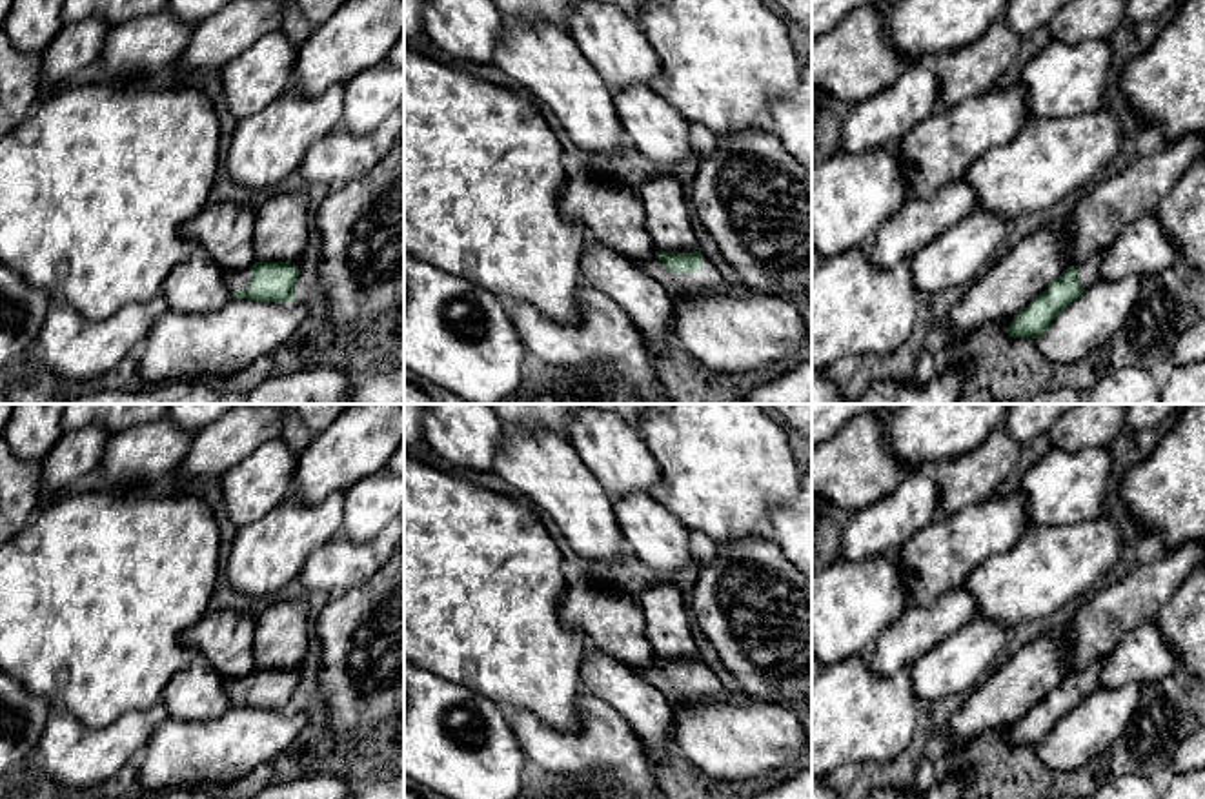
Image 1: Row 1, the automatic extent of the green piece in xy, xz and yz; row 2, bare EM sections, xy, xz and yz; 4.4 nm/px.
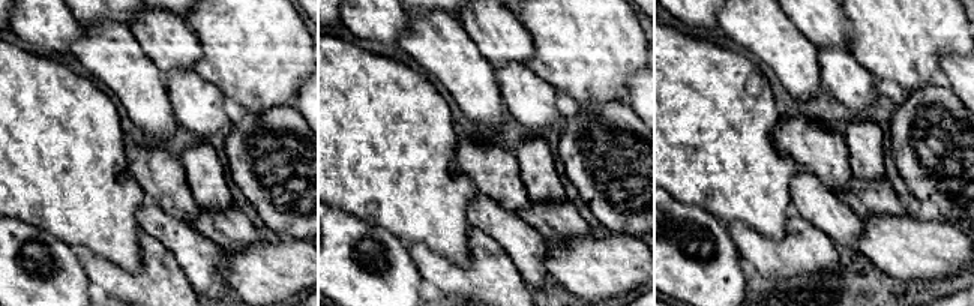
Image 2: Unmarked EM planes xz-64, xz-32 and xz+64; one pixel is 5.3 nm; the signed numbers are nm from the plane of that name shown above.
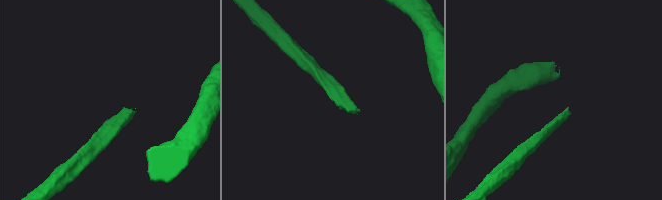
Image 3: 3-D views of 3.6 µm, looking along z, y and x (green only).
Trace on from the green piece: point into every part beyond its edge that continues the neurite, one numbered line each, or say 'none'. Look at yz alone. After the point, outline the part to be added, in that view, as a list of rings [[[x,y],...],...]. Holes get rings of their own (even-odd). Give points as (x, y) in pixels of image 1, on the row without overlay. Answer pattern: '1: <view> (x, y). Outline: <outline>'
1: yz (1087, 679). Outline: [[[1098,659],[1089,666],[1085,666],[1083,670],[1076,672],[1076,688],[1081,699],[1085,699],[1087,695],[1090,695],[1094,690],[1099,688],[1103,664],[1105,664],[1105,659]]]

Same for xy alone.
1: xy (237, 688). Outline: [[[251,673],[226,681],[226,693],[229,699],[244,699],[251,688]]]

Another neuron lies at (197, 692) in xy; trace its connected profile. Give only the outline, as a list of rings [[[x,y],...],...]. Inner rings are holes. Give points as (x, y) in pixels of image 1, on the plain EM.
[[[198,655],[169,679],[160,701],[169,719],[187,723],[213,721],[231,706],[226,679]]]

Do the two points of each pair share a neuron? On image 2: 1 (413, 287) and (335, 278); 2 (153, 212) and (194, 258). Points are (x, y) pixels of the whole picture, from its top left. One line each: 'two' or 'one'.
1: one
2: one

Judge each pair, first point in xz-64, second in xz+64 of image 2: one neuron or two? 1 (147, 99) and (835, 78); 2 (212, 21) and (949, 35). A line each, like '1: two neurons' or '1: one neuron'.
1: two neurons
2: one neuron

